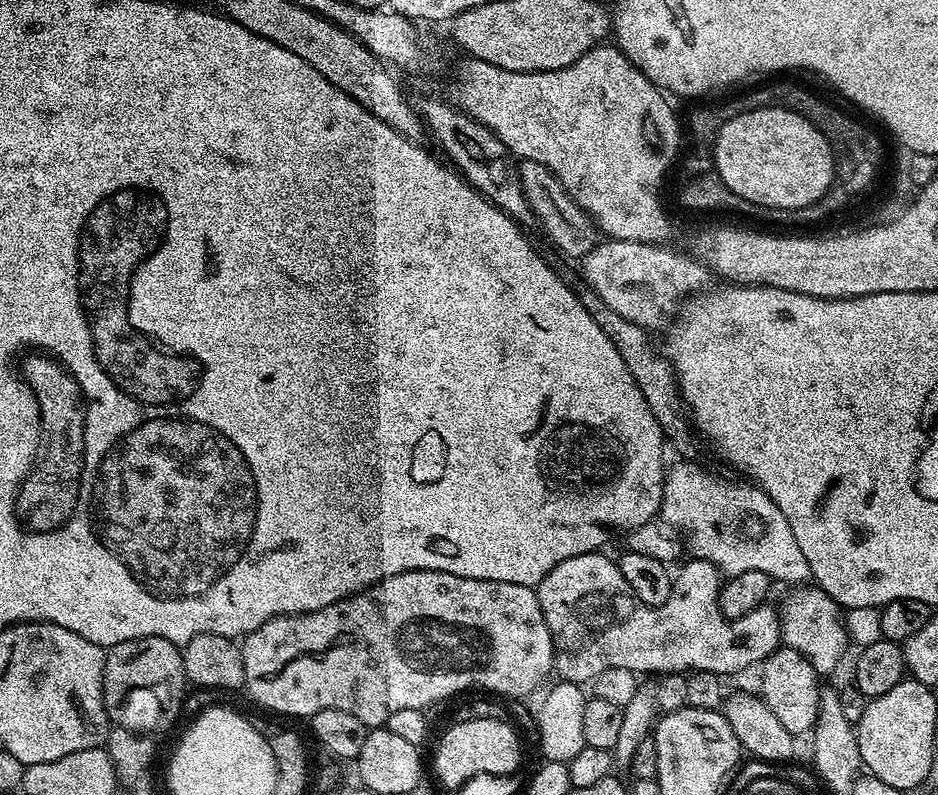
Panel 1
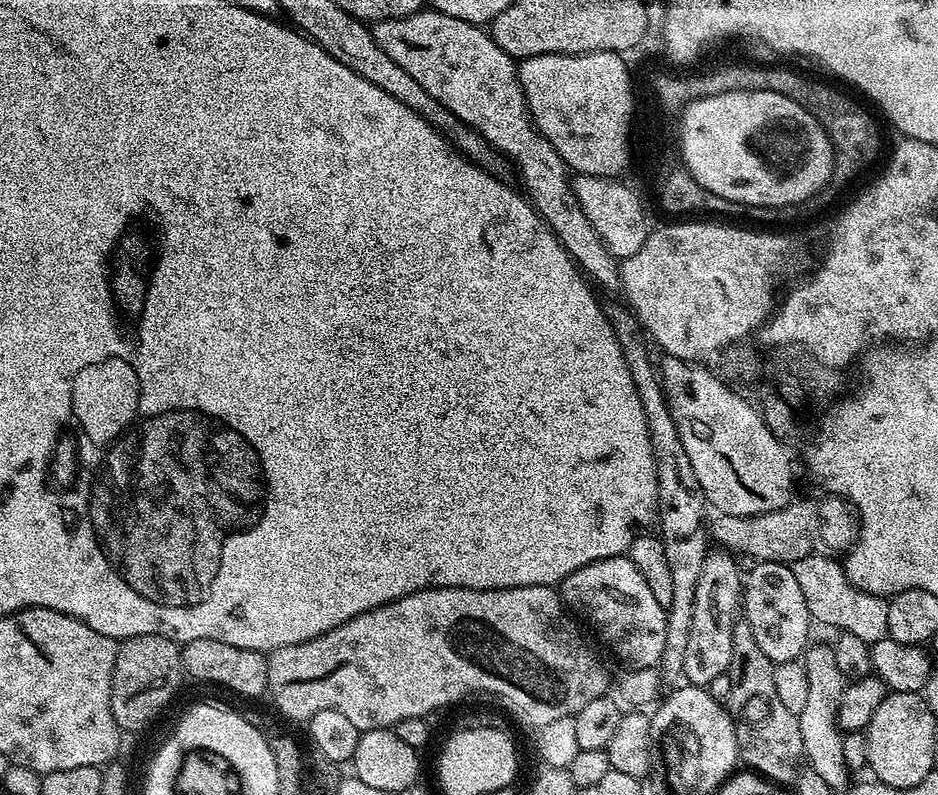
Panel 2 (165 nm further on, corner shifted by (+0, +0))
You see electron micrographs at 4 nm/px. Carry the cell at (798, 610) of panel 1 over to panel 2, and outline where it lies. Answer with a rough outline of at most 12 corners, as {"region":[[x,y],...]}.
{"region":[[831,556],[793,560],[817,625],[888,635],[888,600],[850,582]]}

